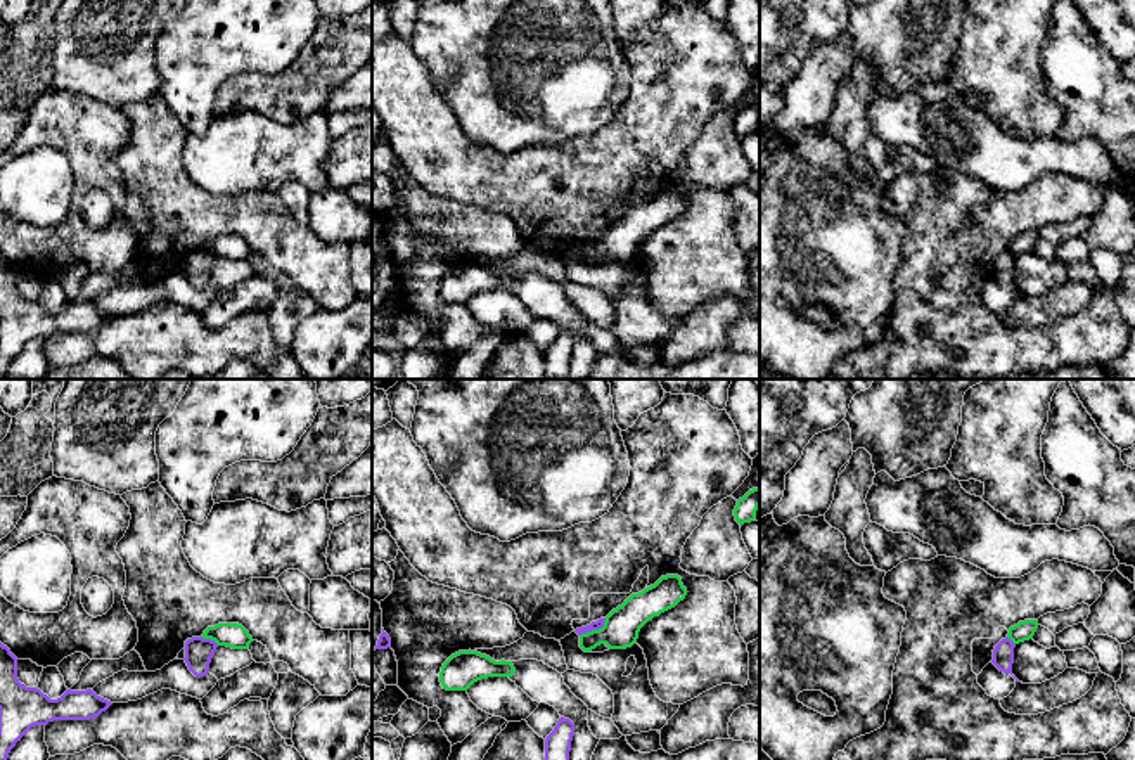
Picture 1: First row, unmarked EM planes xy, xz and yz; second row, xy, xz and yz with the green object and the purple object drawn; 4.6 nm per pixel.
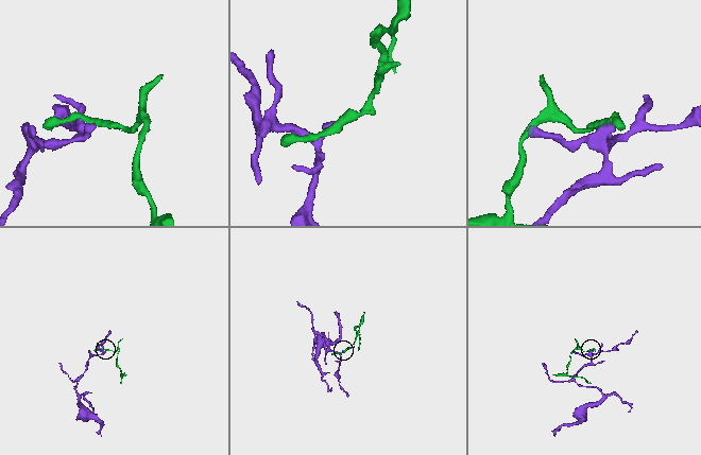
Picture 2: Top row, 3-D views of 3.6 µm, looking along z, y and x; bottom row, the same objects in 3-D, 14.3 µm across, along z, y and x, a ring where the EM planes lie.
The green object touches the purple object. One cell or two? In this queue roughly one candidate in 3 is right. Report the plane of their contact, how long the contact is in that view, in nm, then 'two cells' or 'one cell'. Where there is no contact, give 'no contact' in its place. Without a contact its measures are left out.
contact in xz; length 150 nm; two cells

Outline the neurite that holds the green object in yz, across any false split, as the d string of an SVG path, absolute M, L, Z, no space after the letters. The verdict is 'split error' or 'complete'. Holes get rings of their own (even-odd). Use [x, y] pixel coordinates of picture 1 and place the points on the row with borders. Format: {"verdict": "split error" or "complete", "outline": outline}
{"verdict": "complete", "outline": "M1024 620L1010 627L1007 637L1014 644L1019 644L1019 642L1033 639L1036 628L1038 628L1038 620Z"}

